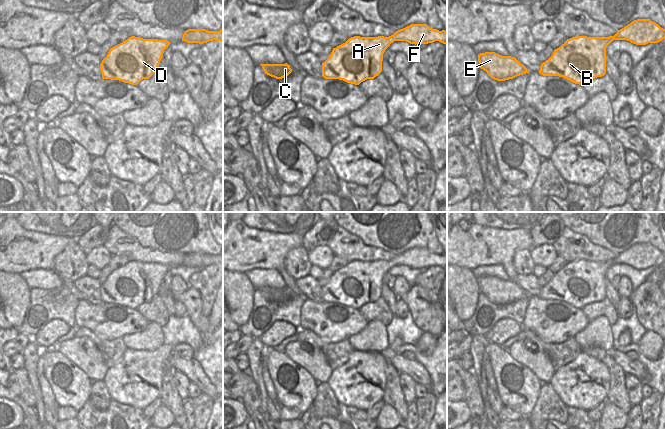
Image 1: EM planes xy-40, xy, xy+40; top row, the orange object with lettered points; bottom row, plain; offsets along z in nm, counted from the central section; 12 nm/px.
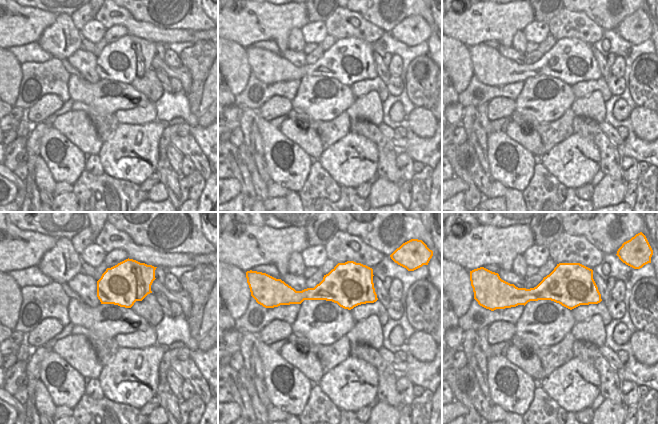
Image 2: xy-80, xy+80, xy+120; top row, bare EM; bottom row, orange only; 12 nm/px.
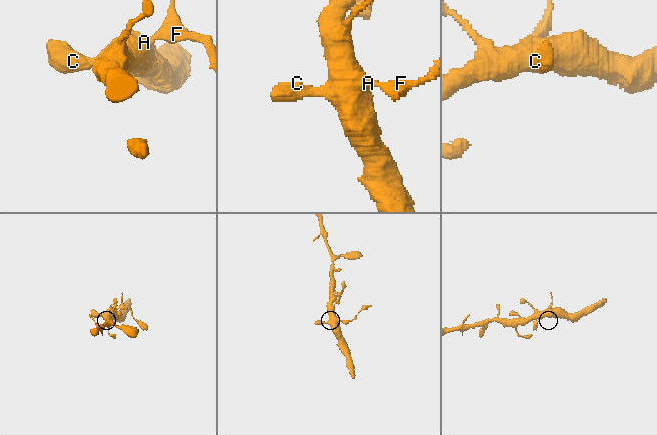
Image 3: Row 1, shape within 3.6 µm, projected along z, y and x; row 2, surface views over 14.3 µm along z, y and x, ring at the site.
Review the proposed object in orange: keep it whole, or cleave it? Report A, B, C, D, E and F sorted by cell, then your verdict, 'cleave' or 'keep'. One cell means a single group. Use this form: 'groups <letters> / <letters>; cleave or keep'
groups A B C D E / F; cleave

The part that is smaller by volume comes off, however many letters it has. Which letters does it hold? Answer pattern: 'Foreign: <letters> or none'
Foreign: F

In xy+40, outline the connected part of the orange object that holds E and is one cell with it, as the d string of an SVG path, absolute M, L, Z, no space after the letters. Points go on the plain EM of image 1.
M495 276L478 278L478 286L481 293L494 304L505 305L528 297L527 292L515 281L502 280Z

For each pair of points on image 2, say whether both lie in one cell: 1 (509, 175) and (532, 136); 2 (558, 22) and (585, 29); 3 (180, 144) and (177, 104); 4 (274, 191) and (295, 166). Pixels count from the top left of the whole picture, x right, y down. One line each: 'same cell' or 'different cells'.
1: different cells
2: same cell
3: different cells
4: different cells

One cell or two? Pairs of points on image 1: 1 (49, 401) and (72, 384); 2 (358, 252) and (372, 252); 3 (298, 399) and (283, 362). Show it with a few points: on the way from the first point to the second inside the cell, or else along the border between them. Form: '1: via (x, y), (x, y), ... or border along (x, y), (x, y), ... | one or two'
1: border along (45, 375), (54, 399), (59, 406) | two
2: via (361, 252), (369, 252) | one
3: via (288, 393), (276, 380), (277, 372) | one

